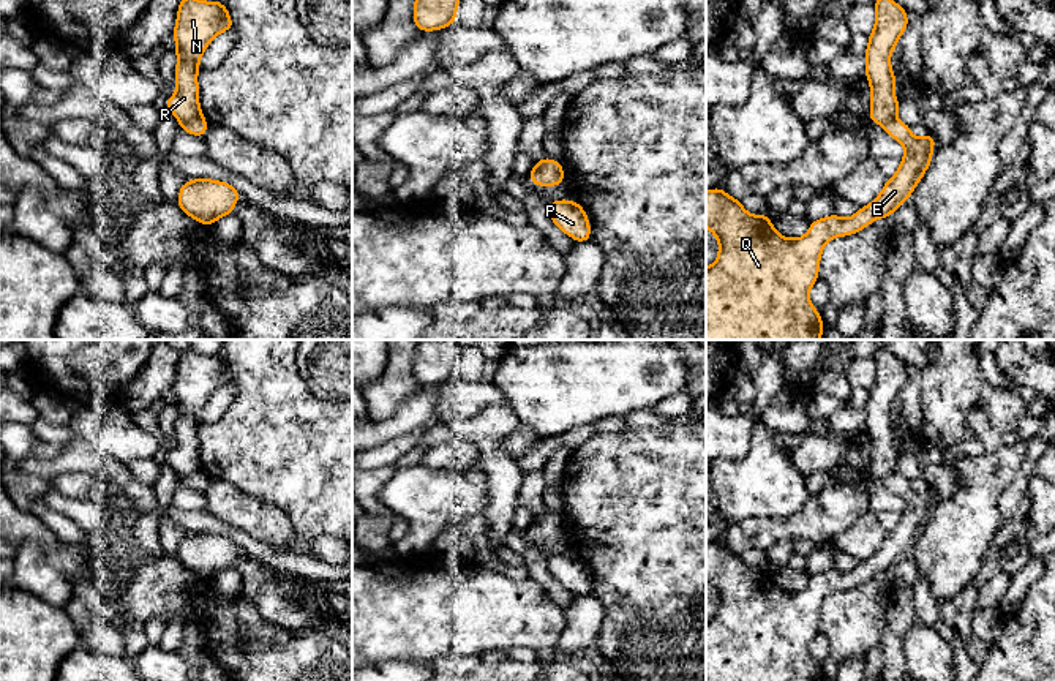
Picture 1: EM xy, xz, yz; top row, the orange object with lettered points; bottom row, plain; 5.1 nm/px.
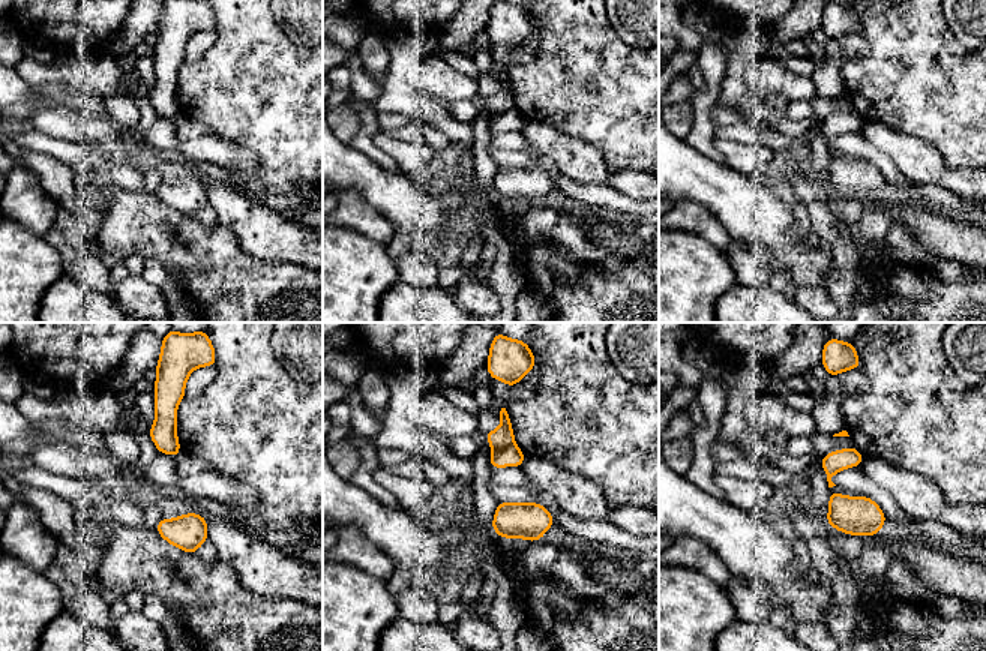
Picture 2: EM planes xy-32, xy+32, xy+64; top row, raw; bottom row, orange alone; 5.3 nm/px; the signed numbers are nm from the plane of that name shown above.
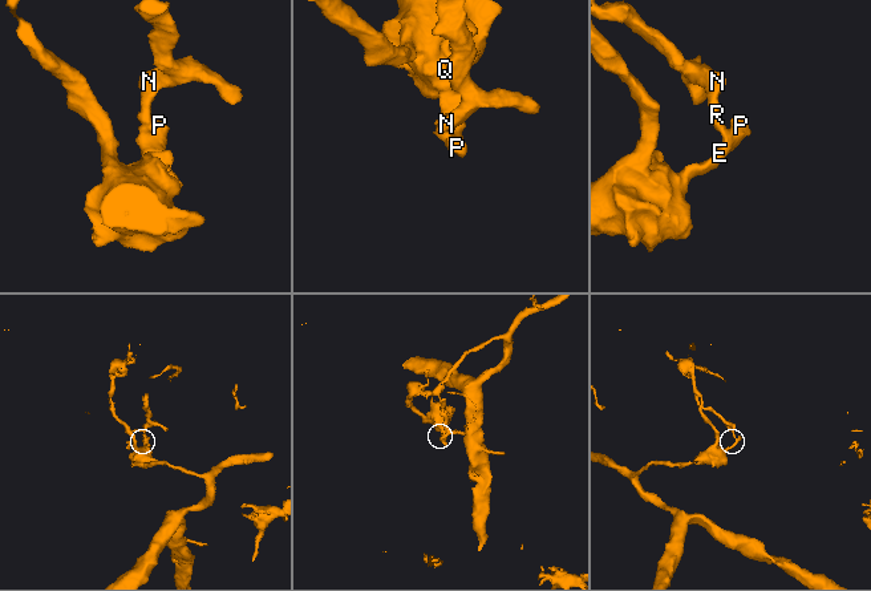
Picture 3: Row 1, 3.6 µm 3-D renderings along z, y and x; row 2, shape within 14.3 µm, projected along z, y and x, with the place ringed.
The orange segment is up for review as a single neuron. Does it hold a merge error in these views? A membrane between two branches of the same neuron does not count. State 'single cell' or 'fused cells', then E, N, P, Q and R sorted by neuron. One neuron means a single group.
fused cells; E P Q / N R

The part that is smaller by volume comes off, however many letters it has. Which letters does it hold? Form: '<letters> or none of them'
N, R

